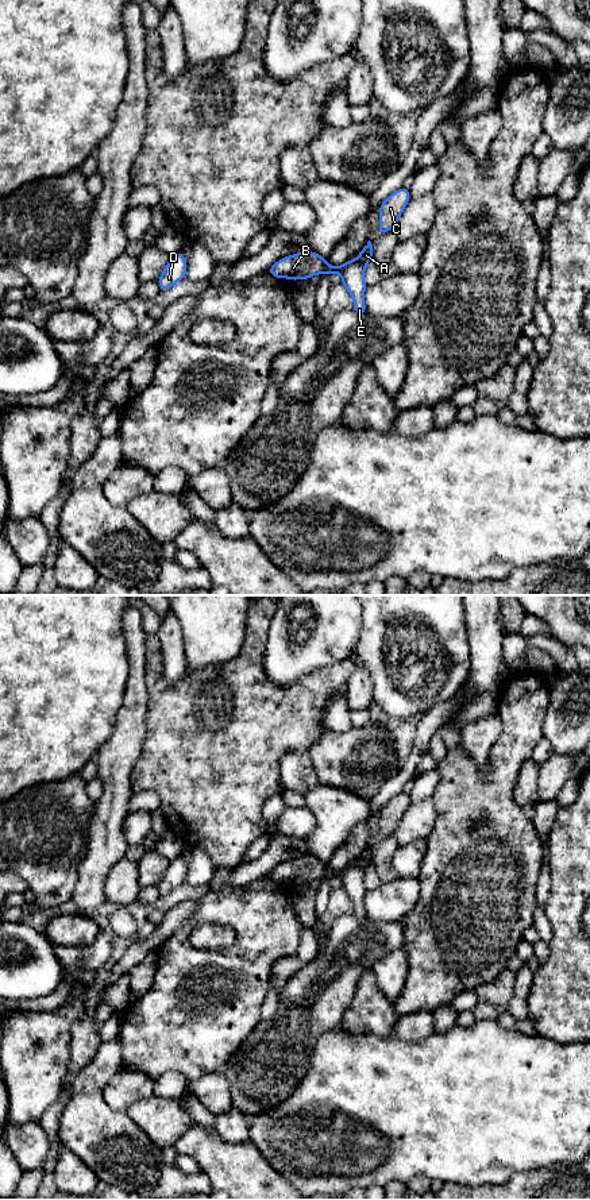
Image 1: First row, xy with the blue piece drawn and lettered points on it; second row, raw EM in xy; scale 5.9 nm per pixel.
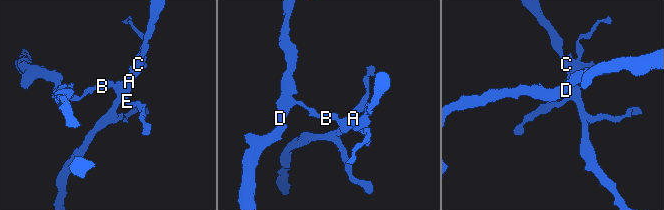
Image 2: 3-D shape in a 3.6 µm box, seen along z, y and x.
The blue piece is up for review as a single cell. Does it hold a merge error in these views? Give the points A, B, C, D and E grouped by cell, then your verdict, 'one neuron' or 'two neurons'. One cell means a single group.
A C E / B D; two neurons

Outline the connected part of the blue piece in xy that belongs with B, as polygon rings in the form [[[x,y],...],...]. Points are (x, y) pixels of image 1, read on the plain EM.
[[[305,854],[302,857],[281,863],[269,873],[269,877],[271,881],[297,885],[308,884],[316,879],[321,880],[325,877],[327,871],[328,867],[325,863],[312,857],[311,854]]]

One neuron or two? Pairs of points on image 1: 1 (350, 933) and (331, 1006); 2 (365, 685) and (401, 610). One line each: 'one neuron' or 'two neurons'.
1: one neuron
2: two neurons

